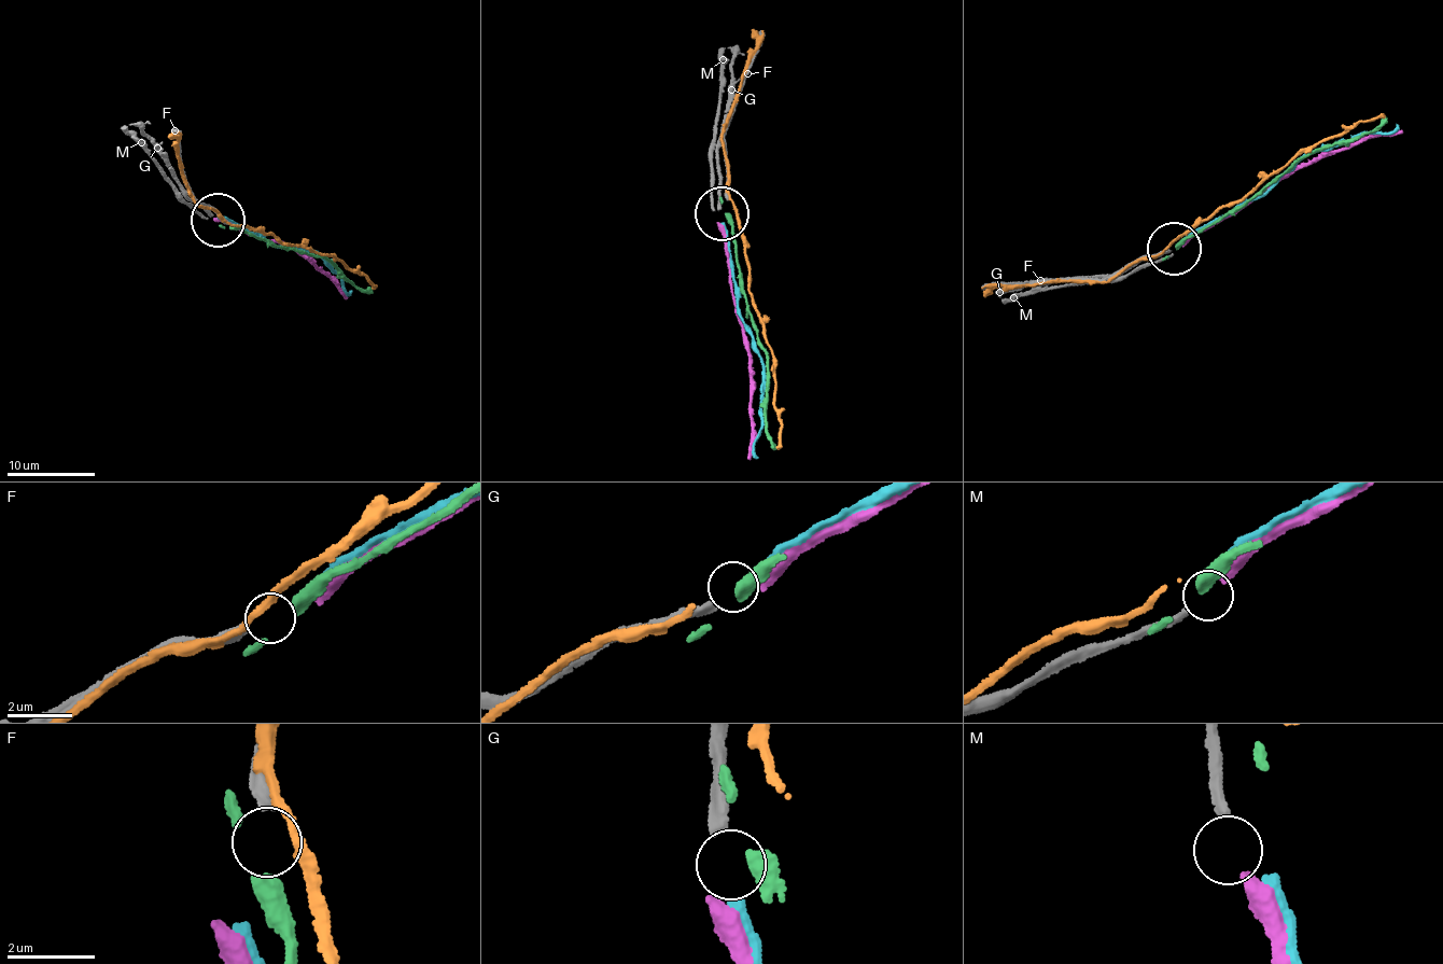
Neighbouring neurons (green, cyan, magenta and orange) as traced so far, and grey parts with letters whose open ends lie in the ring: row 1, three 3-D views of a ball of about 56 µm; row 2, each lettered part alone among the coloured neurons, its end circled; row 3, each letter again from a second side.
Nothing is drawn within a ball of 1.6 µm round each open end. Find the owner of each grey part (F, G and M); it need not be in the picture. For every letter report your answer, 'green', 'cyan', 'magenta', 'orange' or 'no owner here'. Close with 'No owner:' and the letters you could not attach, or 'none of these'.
F: no owner here
G: cyan
M: magenta
No owner: F

